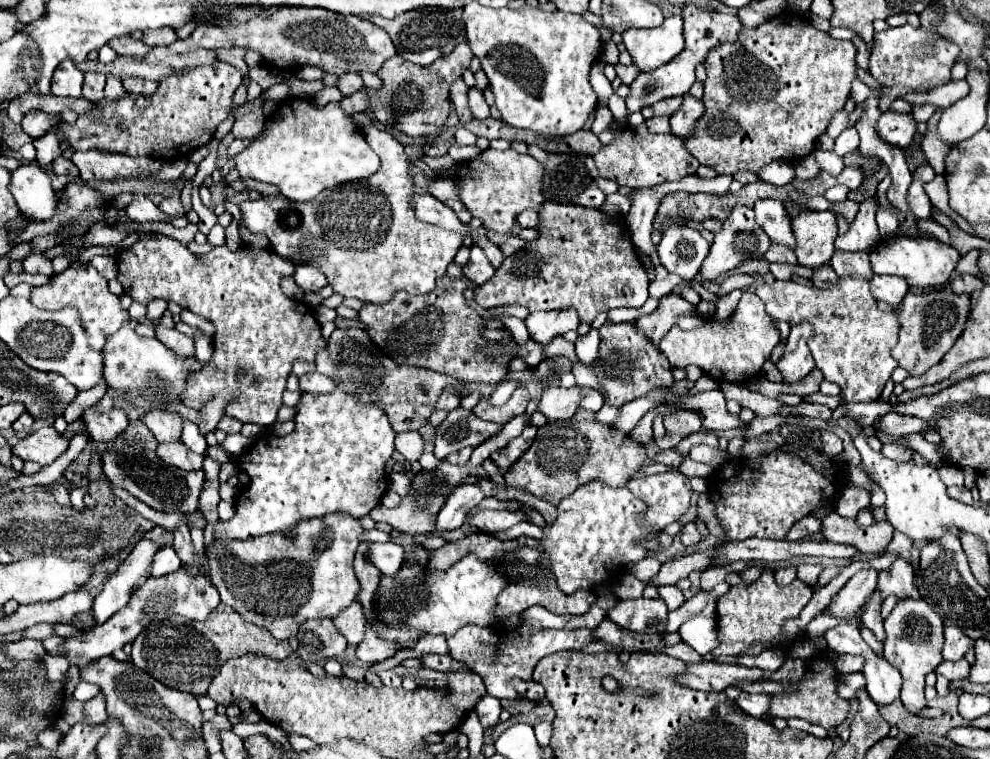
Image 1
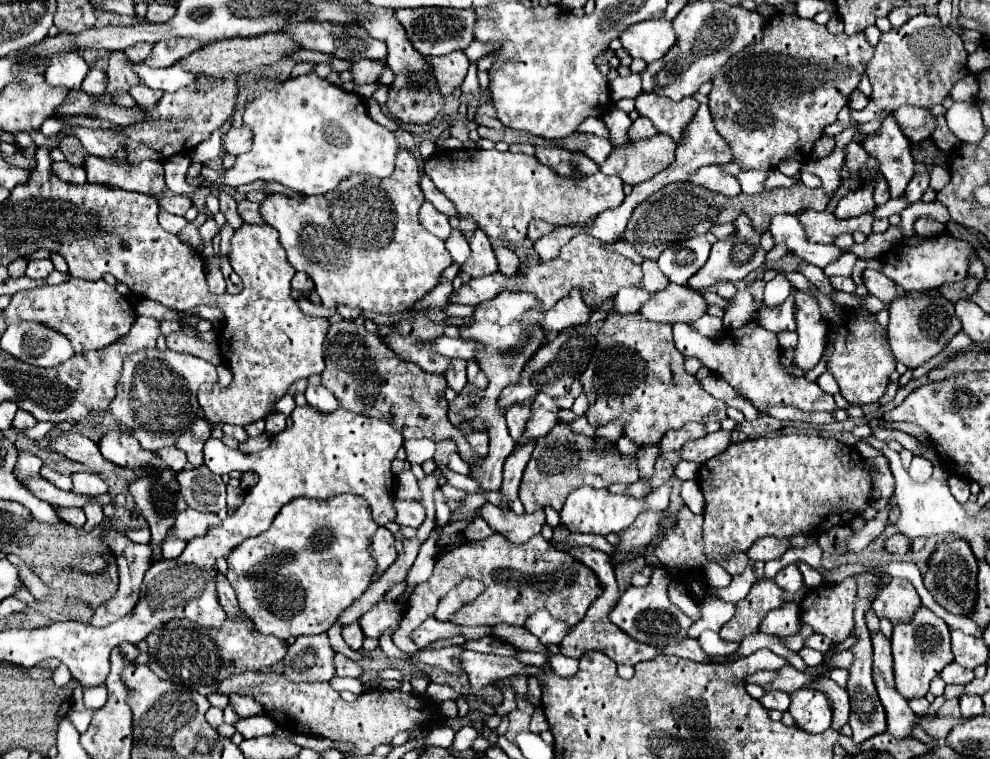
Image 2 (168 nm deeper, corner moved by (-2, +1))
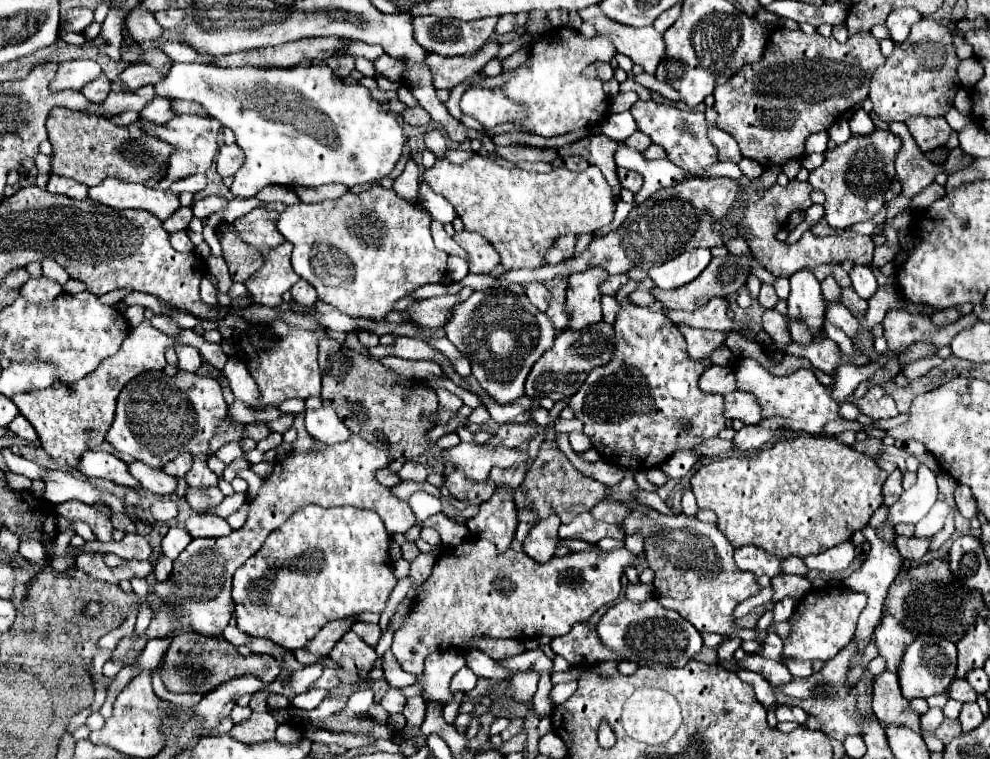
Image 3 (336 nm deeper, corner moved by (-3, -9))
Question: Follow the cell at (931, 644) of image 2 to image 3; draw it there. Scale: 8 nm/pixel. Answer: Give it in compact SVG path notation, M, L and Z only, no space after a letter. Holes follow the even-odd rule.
M922 634L906 648L904 660L900 664L898 678L900 678L902 696L906 700L914 700L914 698L928 698L934 694L944 694L952 684L954 674L956 674L956 646L946 638Z

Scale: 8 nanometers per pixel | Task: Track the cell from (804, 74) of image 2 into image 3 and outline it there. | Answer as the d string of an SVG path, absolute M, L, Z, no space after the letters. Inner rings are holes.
M778 28L770 34L764 56L750 66L742 66L726 84L714 90L718 128L732 134L740 146L744 158L756 160L764 168L780 166L788 158L804 156L804 140L814 132L828 130L848 108L854 108L868 96L868 82L878 66L886 58L880 52L880 42L870 34L854 34L844 44L836 38L824 38L820 34L804 34L802 30Z

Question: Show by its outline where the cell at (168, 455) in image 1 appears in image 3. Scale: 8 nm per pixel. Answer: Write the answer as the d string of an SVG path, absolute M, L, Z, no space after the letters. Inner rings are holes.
M184 452L180 456L176 456L174 460L170 460L162 470L170 476L176 476L176 478L182 478L190 468L192 468L192 454L190 452Z

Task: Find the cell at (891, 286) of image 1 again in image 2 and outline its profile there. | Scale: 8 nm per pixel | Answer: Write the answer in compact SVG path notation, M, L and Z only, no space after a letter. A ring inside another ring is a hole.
M865 270L863 272L863 282L869 290L869 294L877 296L883 304L891 304L897 298L897 284L893 280L889 280L883 272L879 270Z

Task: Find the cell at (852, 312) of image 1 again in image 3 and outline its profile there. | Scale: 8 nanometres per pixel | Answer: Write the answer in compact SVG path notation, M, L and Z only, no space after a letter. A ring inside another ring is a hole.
M878 386L870 388L868 394L864 394L864 398L860 398L860 400L852 398L852 404L856 404L860 408L860 412L870 416L874 422L882 420L882 418L898 416L898 408L896 408L894 400L890 398L888 392L884 392L884 388L878 388Z

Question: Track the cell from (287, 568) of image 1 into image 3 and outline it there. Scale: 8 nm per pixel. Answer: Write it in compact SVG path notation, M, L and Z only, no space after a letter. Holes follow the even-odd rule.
M304 506L302 510L298 510L296 514L292 514L278 530L274 530L264 546L250 556L236 572L234 572L234 586L232 586L232 598L236 604L236 622L238 628L244 634L250 634L254 638L268 638L288 650L298 650L304 648L306 642L310 642L310 638L314 638L314 634L318 634L318 630L322 630L322 626L326 626L328 622L340 620L340 618L348 618L352 614L360 614L360 612L374 612L374 614L382 614L386 608L386 602L396 586L396 578L392 574L392 564L390 564L390 554L388 554L388 546L390 546L392 536L386 532L384 522L380 520L378 514L374 514L372 510L362 510L362 508L320 508L320 506Z

